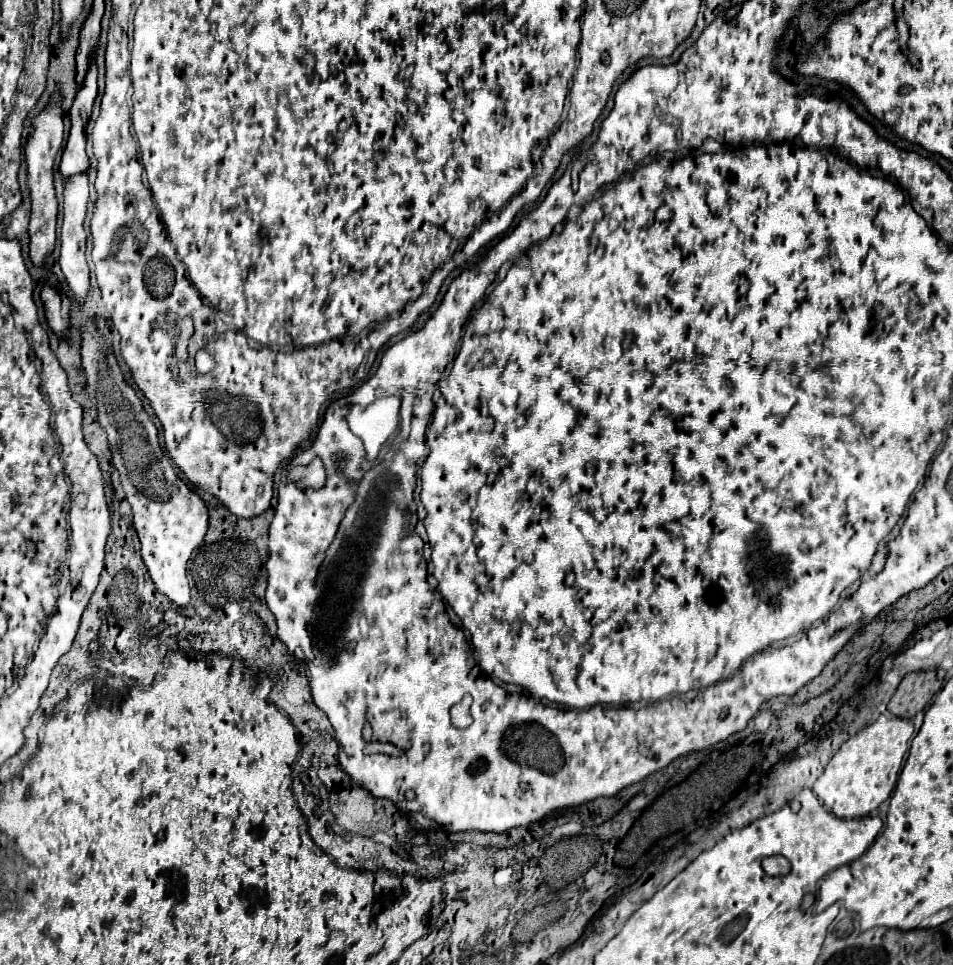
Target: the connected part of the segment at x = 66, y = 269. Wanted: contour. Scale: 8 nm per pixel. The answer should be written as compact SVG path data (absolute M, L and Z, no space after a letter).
M88 172L74 174L70 182L66 182L64 190L64 224L62 224L62 248L60 248L60 266L66 276L70 296L78 302L84 300L86 290L90 288L88 282L88 264L86 264L86 232L84 232L84 218L86 218L86 204L88 204Z

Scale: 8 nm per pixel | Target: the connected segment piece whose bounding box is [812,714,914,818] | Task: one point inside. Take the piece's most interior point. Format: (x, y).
(862, 774)

